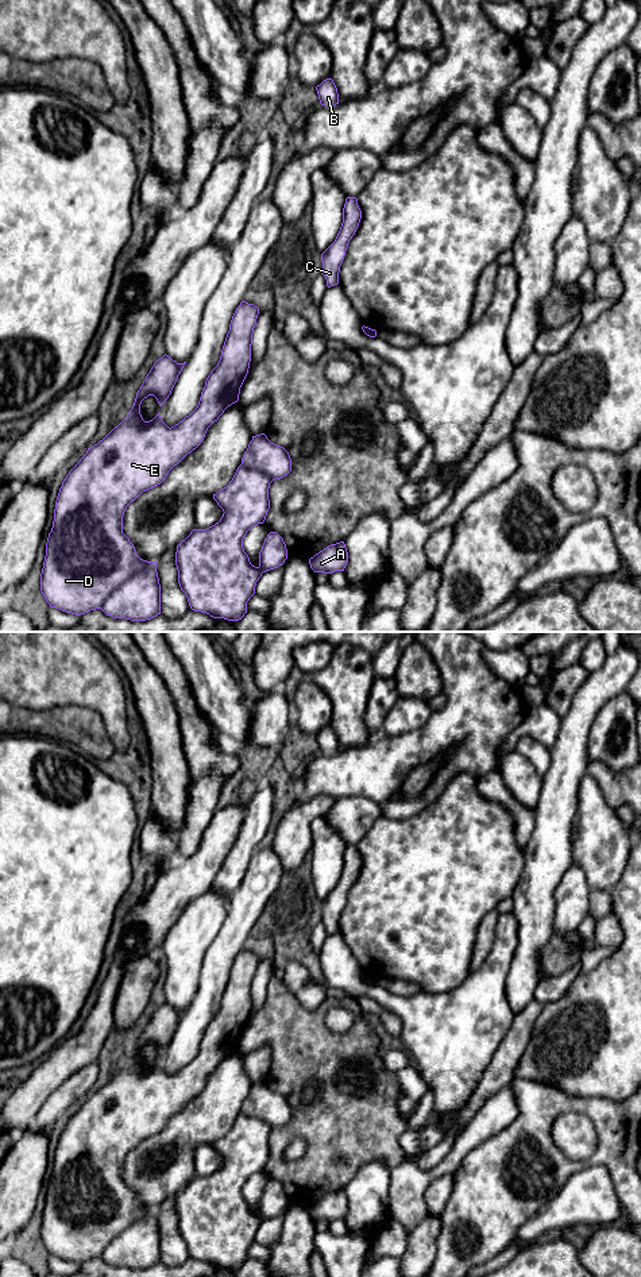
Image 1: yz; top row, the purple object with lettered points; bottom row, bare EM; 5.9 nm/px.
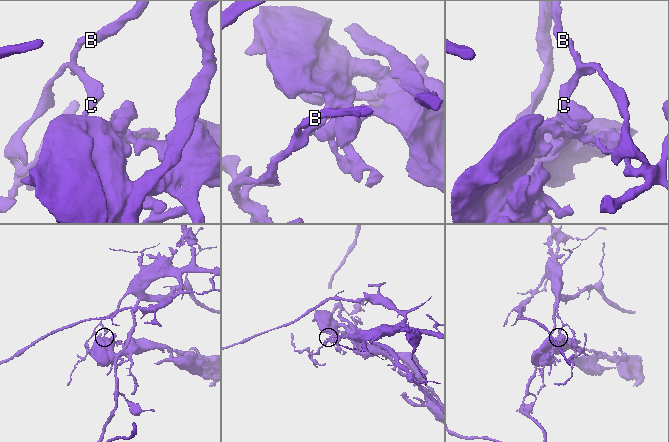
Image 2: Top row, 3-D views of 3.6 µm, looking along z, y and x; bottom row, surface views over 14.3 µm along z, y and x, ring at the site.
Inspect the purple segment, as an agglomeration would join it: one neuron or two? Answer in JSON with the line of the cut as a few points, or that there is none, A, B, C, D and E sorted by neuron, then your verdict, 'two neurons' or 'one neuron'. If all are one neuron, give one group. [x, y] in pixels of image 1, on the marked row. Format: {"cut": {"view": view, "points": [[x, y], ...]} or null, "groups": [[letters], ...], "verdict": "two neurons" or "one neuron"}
{"cut": {"view": "yz", "points": [[369, 328], [365, 332]]}, "groups": [["A", "D", "E"], ["B", "C"]], "verdict": "two neurons"}

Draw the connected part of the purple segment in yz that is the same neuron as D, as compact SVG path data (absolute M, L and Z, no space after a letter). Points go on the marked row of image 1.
M246 301L236 308L220 360L208 375L198 405L189 416L169 428L159 413L150 421L144 421L140 414L140 404L148 396L154 396L162 406L186 363L177 363L165 354L143 381L127 417L88 448L69 471L55 501L40 574L40 591L50 607L77 616L101 609L107 616L131 621L146 621L161 614L157 562L136 555L134 544L123 533L123 516L143 491L161 485L169 471L202 443L208 428L224 410L239 401L250 369L258 315L259 308Z

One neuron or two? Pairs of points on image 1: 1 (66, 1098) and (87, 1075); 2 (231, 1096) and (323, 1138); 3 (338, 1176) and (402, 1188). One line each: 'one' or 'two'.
1: one
2: two
3: two

